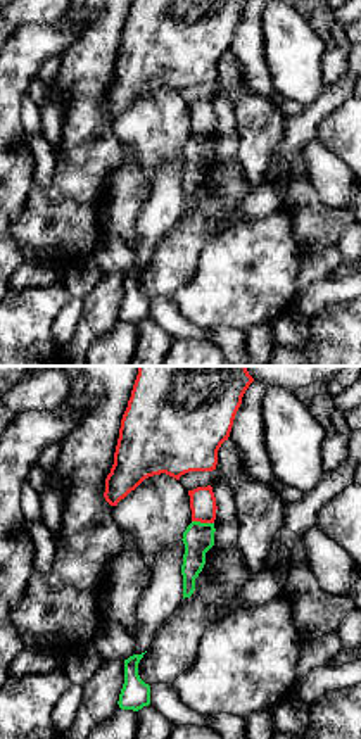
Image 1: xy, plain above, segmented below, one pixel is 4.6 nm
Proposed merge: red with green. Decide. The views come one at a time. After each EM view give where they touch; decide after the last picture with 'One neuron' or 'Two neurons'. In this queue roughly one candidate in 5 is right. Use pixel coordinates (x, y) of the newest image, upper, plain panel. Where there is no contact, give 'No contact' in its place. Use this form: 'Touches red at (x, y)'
Touches red at (202, 135)

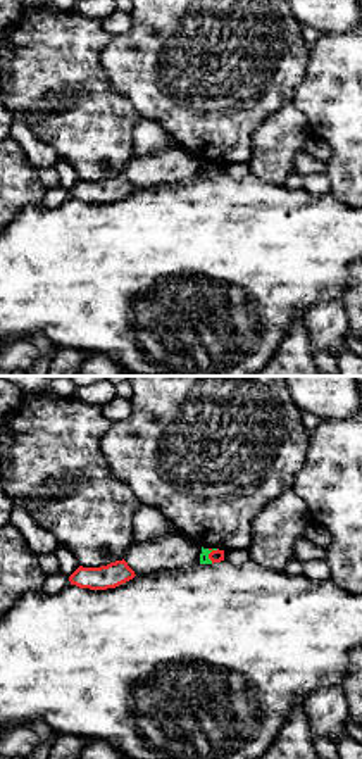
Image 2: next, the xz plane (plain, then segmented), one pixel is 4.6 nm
Touches red at (209, 169)

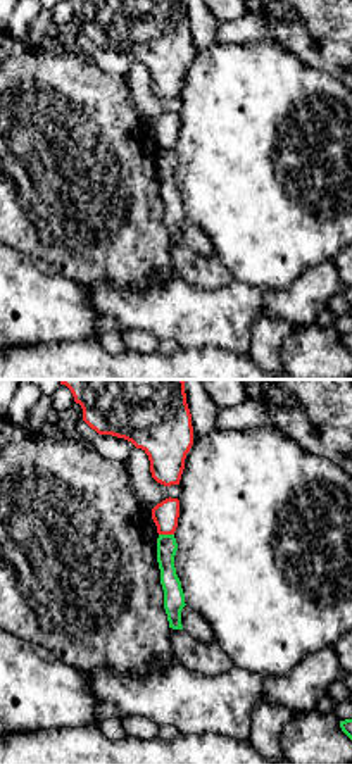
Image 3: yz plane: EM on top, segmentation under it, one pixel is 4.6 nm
Touches red at (166, 147)

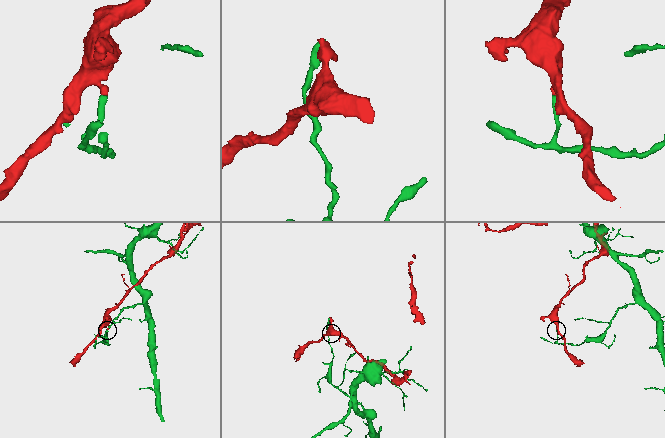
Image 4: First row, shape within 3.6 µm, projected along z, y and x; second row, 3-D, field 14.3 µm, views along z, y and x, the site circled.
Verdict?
Two neurons

